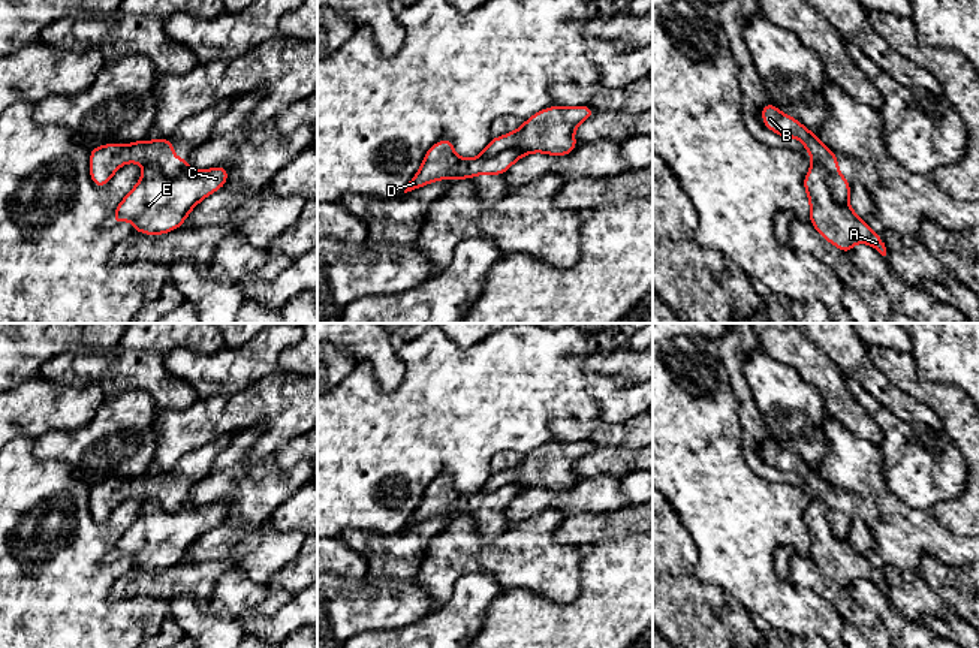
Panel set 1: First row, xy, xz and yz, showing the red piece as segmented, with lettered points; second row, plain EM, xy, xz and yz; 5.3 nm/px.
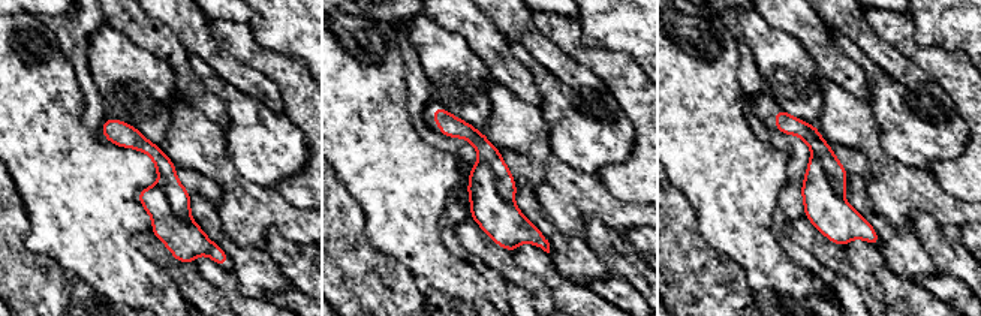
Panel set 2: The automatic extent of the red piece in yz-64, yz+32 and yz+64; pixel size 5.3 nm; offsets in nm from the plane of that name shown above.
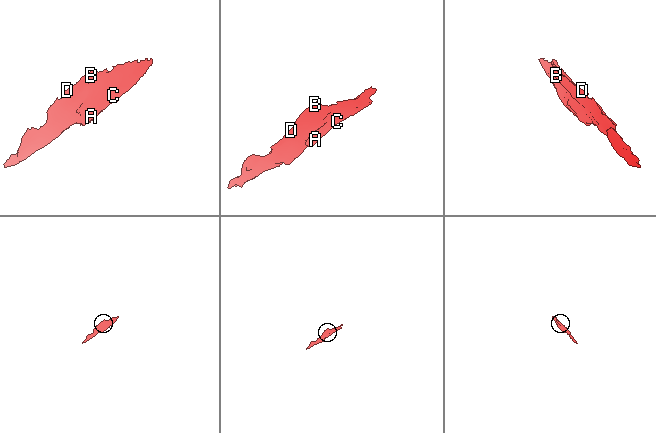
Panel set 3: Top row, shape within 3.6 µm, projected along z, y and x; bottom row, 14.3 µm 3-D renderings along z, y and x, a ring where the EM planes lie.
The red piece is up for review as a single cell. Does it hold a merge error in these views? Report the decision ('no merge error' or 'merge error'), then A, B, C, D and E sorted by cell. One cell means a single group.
merge error; groups A C E / B D

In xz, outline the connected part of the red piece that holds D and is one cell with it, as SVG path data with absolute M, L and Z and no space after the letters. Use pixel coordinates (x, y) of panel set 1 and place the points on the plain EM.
M451 474L436 477L427 486L418 509L409 516L404 528L424 522L437 515L464 515L482 509L503 510L522 492L519 485L504 485L495 491L463 494L455 489Z

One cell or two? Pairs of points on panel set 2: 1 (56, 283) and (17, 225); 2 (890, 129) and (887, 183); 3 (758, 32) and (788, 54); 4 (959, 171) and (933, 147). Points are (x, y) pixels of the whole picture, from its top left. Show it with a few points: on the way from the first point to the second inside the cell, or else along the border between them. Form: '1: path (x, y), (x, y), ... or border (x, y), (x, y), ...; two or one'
1: path (41, 273), (17, 249), (17, 240); one
2: border (875, 120), (881, 146), (893, 158), (920, 169); two
3: path (766, 39), (781, 54); one
4: border (965, 146), (957, 158), (938, 160), (929, 169); two

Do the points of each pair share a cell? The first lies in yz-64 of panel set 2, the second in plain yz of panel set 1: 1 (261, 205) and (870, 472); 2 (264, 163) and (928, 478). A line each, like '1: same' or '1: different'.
1: same
2: same

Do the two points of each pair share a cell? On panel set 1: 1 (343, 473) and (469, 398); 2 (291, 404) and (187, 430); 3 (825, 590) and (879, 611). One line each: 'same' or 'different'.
1: same
2: same
3: different

